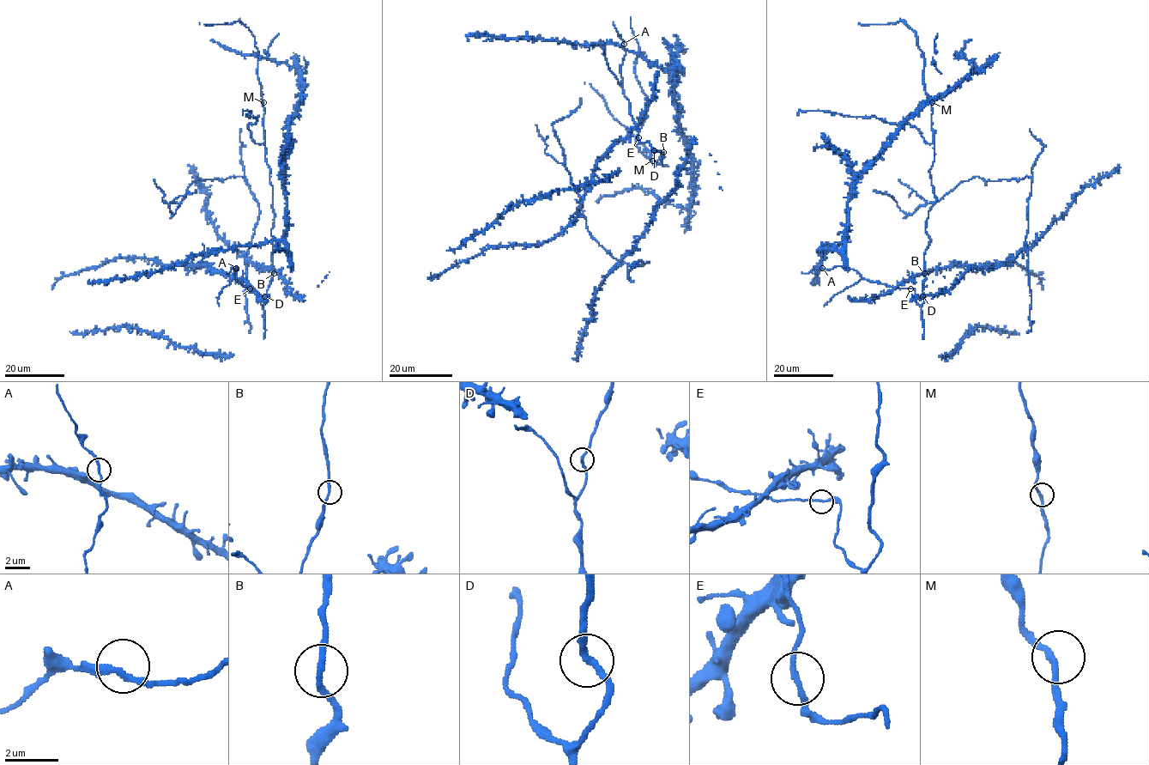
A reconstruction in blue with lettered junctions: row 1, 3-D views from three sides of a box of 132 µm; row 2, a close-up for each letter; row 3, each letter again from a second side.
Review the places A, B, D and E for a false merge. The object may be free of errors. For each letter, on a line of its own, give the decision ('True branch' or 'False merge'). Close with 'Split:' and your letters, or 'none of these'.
A: True branch
B: True branch
D: True branch
E: True branch
Split: none of these

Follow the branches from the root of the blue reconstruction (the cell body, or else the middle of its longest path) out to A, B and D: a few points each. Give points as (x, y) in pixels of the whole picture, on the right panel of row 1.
A: (905, 288), (863, 279), (851, 269), (822, 268)
B: (905, 288), (914, 288), (914, 300), (922, 305), (925, 300), (924, 273)
D: (905, 288), (915, 290), (914, 300), (919, 305), (924, 302), (922, 296)

